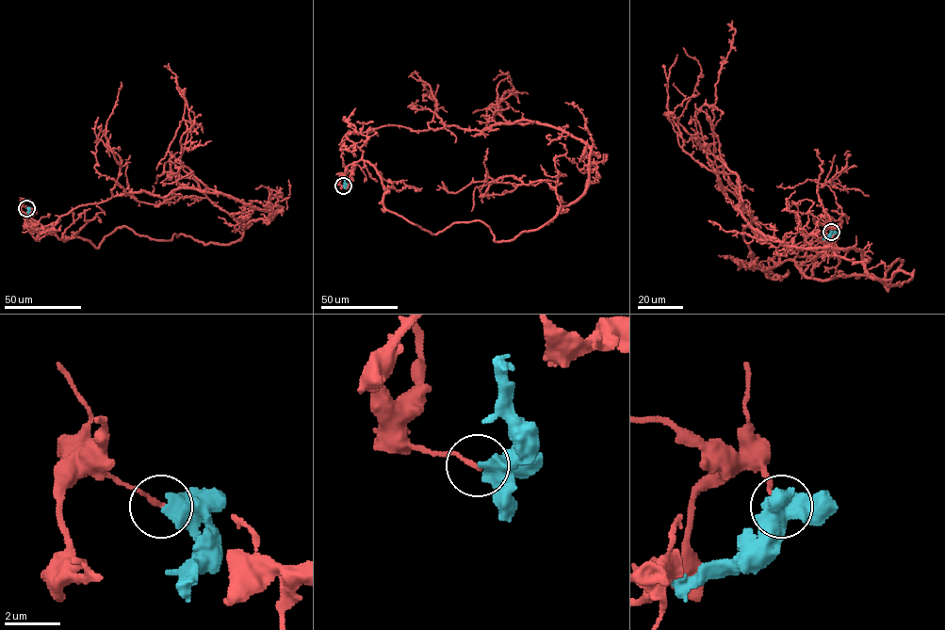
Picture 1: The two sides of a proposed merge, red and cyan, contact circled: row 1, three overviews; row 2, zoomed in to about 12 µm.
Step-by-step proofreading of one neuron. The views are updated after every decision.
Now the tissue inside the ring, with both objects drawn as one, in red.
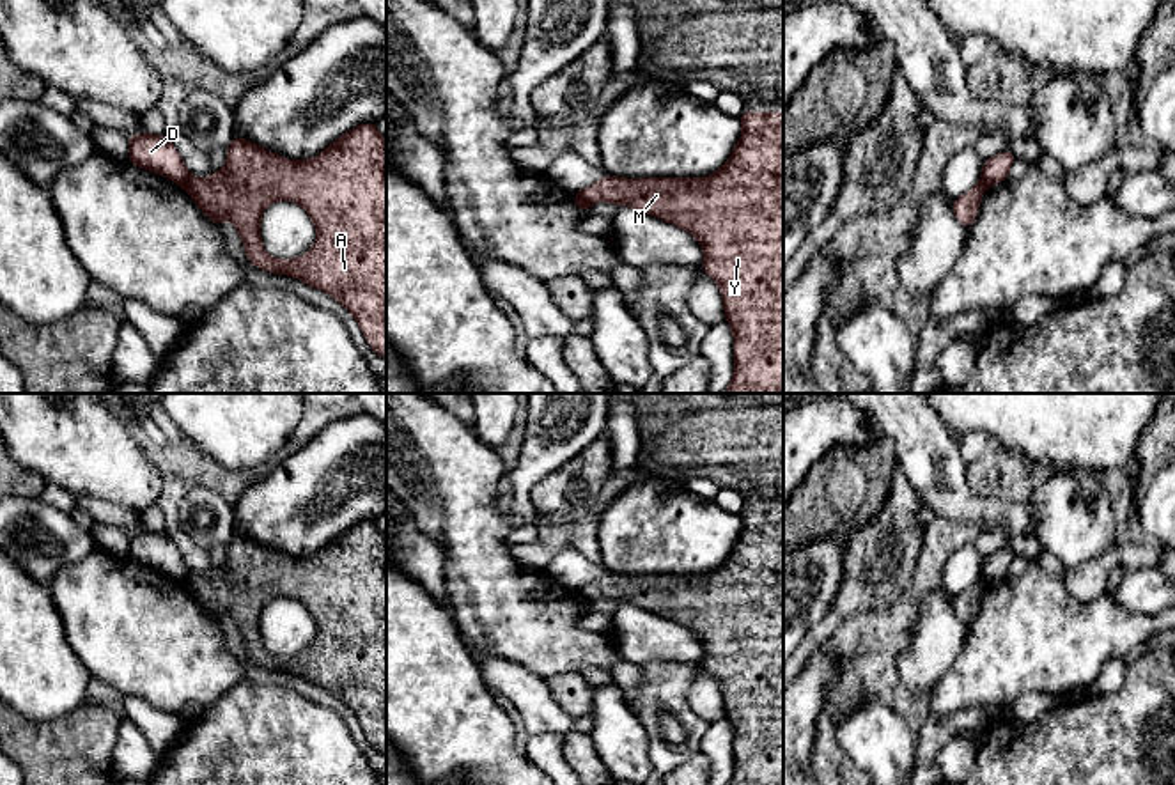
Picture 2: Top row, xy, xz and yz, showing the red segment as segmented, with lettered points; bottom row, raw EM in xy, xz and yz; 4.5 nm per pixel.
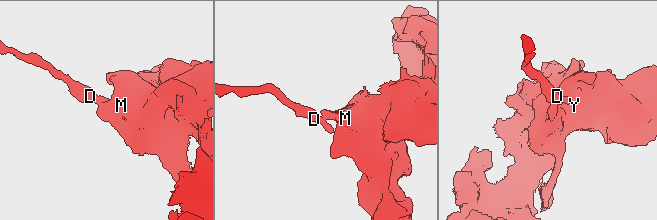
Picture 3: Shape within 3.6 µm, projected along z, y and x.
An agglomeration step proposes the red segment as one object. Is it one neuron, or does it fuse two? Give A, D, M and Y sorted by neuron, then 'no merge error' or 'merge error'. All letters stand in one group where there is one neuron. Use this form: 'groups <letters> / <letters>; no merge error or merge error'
groups A M Y / D; merge error

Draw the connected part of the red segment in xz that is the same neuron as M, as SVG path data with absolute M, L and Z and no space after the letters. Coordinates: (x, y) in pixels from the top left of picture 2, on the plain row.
M743 509L743 532L727 560L707 574L604 574L576 590L583 599L624 601L677 622L704 645L705 668L720 684L725 718L734 728L734 773L728 785L783 785L783 509Z

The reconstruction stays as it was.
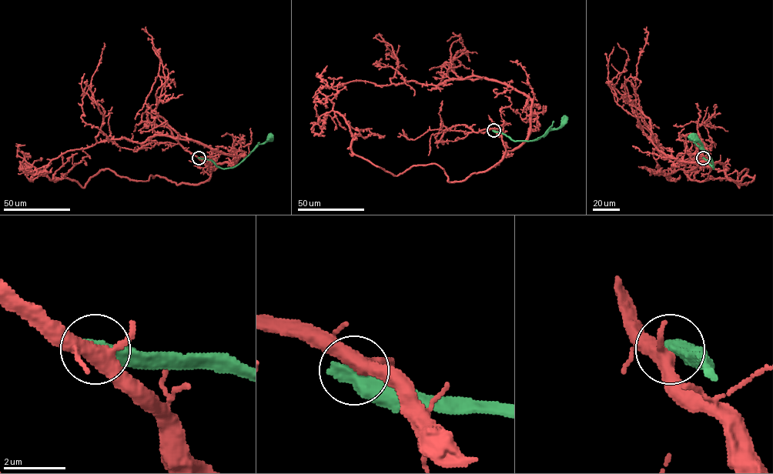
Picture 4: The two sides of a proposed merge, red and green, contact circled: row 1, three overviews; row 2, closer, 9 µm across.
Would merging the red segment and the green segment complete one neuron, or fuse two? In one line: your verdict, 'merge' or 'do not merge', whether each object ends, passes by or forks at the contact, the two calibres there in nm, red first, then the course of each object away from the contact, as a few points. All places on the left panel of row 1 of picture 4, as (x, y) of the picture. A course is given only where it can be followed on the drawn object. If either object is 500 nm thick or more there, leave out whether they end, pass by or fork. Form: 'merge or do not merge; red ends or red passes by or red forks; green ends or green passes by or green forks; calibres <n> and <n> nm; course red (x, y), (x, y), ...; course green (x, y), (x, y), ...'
do not merge; calibres 400 and 600 nm; course red (199, 158), (210, 170), (237, 158), (167, 135), (97, 141), (103, 115), (90, 89), (104, 43); course green (199, 158), (210, 159), (220, 168), (232, 168), (257, 145), (269, 138)

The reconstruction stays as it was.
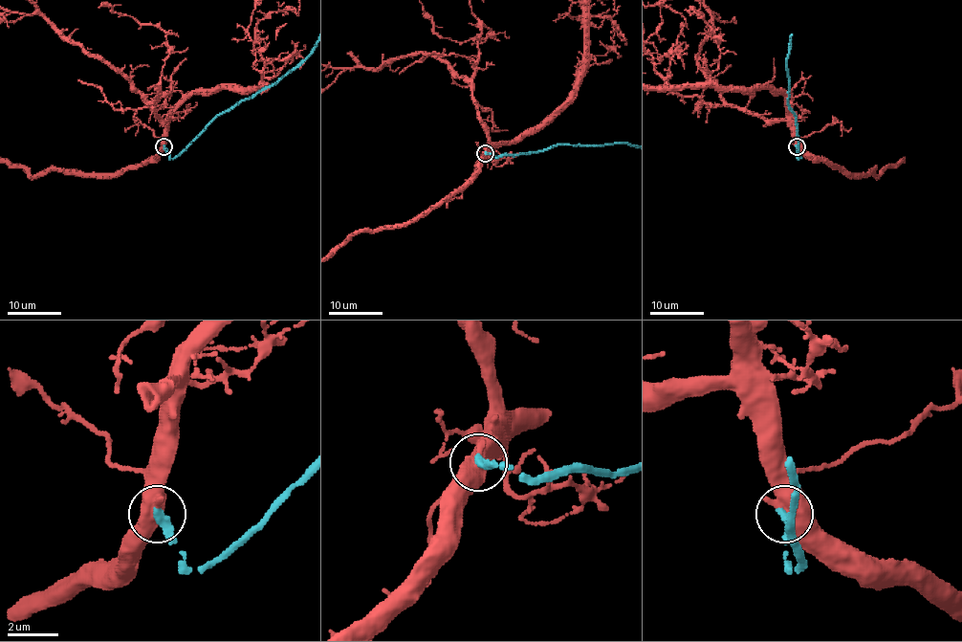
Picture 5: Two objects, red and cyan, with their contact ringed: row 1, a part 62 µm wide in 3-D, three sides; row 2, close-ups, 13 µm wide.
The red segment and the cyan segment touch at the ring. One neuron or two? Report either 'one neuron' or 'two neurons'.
one neuron

